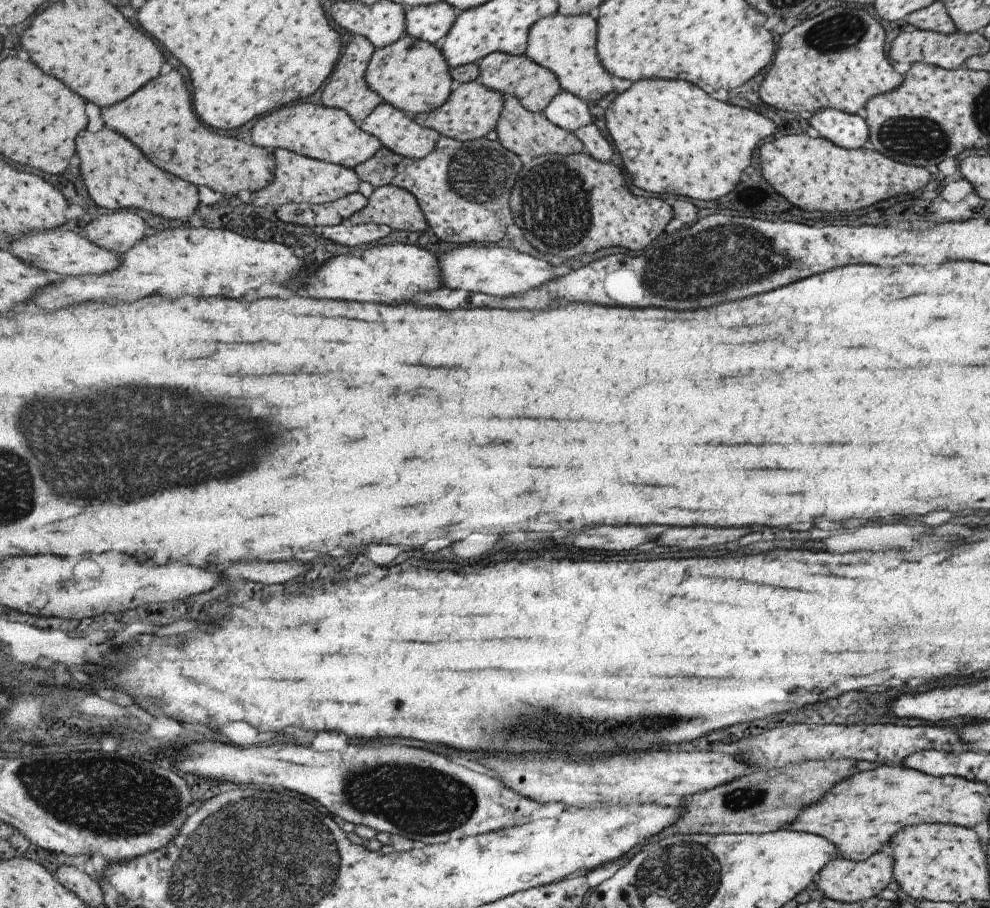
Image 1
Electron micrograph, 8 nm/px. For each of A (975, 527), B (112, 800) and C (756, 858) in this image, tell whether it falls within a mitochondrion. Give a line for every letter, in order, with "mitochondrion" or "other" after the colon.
A: other
B: mitochondrion
C: other

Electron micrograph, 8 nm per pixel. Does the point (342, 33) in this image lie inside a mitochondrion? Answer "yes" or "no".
no

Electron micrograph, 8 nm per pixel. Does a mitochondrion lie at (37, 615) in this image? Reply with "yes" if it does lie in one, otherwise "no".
no

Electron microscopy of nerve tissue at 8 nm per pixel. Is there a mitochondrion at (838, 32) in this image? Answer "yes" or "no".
yes

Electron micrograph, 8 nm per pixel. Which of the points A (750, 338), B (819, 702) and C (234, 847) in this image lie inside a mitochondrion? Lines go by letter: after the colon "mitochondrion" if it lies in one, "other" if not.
A: other
B: other
C: mitochondrion

